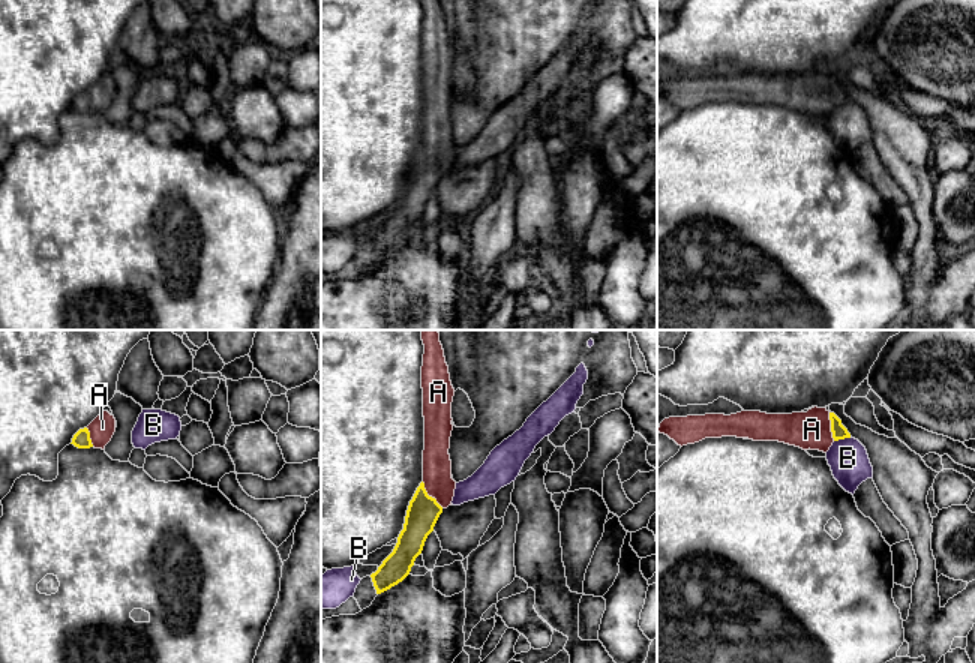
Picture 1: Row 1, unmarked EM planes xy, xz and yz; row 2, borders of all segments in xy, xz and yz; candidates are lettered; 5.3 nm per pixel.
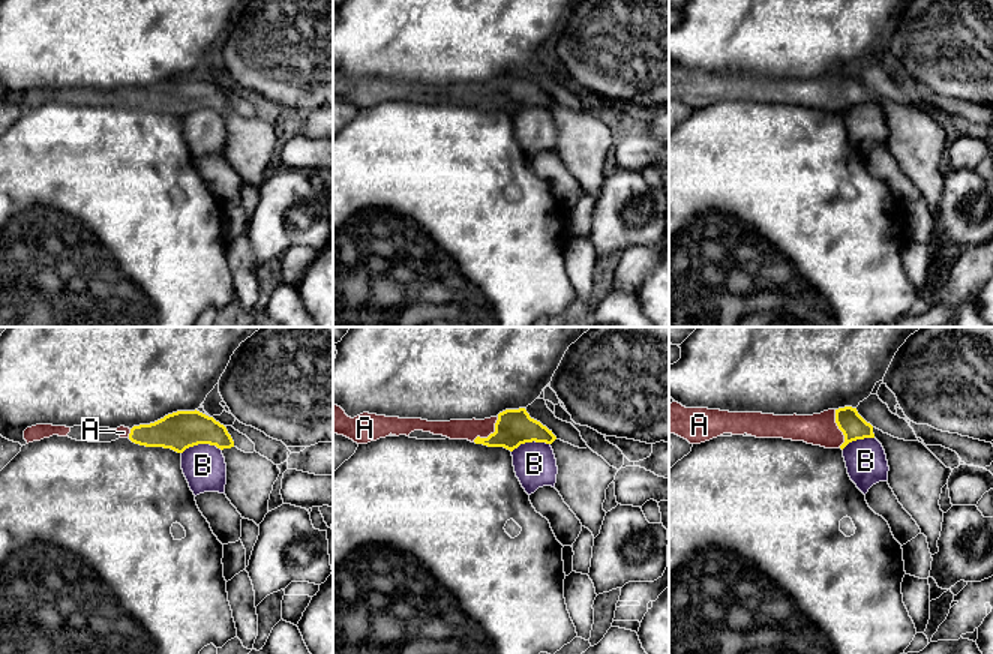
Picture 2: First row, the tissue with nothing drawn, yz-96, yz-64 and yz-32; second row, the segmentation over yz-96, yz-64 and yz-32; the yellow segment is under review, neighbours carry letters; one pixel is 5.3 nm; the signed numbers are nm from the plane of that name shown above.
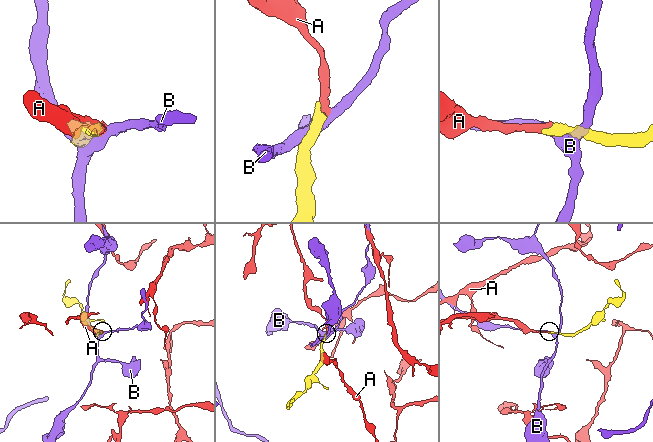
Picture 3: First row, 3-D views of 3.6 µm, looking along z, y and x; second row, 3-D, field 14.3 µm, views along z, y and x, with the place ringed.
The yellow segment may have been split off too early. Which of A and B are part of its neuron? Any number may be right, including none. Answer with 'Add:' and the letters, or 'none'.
Add: A

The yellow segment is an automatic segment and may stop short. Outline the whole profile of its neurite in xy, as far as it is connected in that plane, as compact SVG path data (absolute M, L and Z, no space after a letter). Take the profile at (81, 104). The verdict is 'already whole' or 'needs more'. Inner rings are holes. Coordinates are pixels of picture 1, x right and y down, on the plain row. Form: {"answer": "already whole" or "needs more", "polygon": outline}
{"answer": "needs more", "polygon": "M108 75L100 76L87 92L80 93L72 106L78 112L105 112L116 96L116 82Z"}

